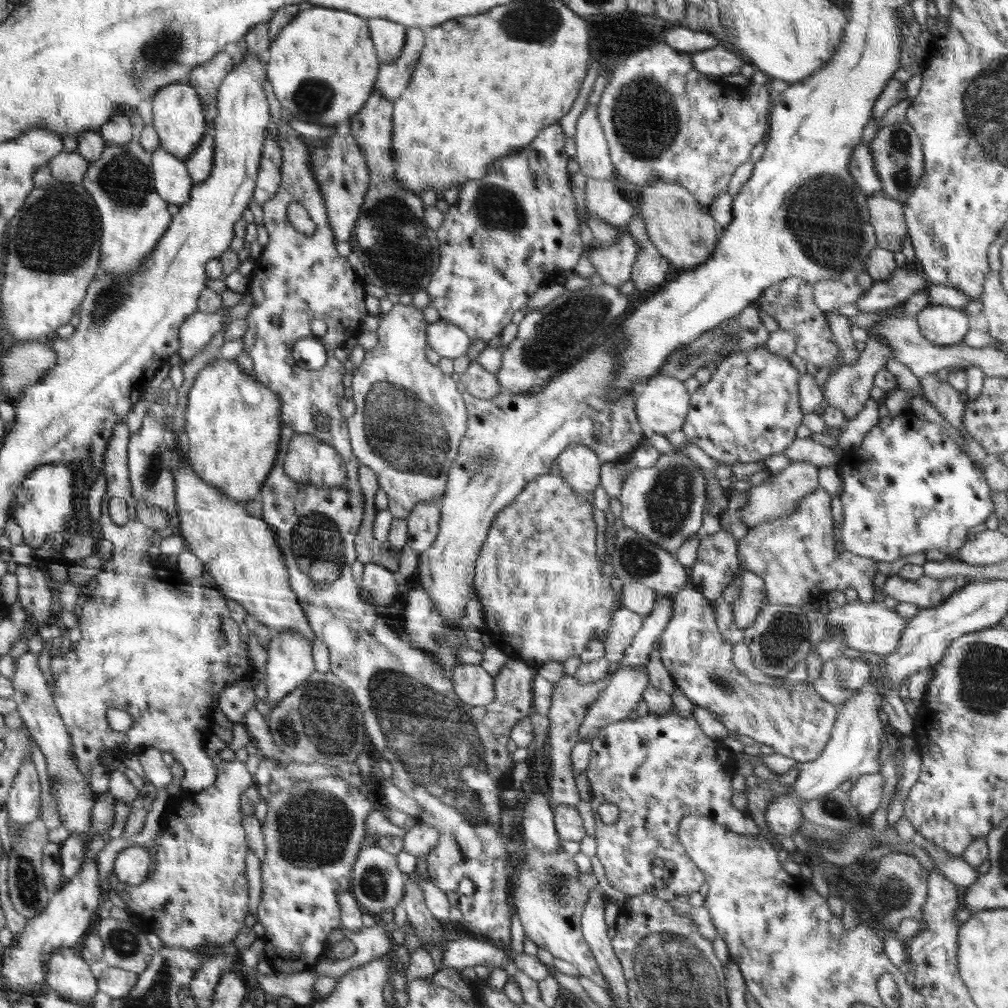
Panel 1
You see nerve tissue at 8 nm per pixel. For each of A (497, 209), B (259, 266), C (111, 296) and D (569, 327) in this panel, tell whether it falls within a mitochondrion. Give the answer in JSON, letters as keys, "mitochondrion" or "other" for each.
{"A":"mitochondrion","B":"other","C":"mitochondrion","D":"mitochondrion"}

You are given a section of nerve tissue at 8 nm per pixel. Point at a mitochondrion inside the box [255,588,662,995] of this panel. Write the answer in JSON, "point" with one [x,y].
{"point":[440,751]}

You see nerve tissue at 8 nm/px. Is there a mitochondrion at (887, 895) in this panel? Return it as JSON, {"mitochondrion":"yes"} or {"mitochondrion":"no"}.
{"mitochondrion":"yes"}

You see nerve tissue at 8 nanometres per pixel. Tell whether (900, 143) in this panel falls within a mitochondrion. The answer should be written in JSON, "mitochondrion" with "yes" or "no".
{"mitochondrion":"yes"}

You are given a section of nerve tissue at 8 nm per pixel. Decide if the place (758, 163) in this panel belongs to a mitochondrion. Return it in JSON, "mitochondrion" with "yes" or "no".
{"mitochondrion":"no"}

